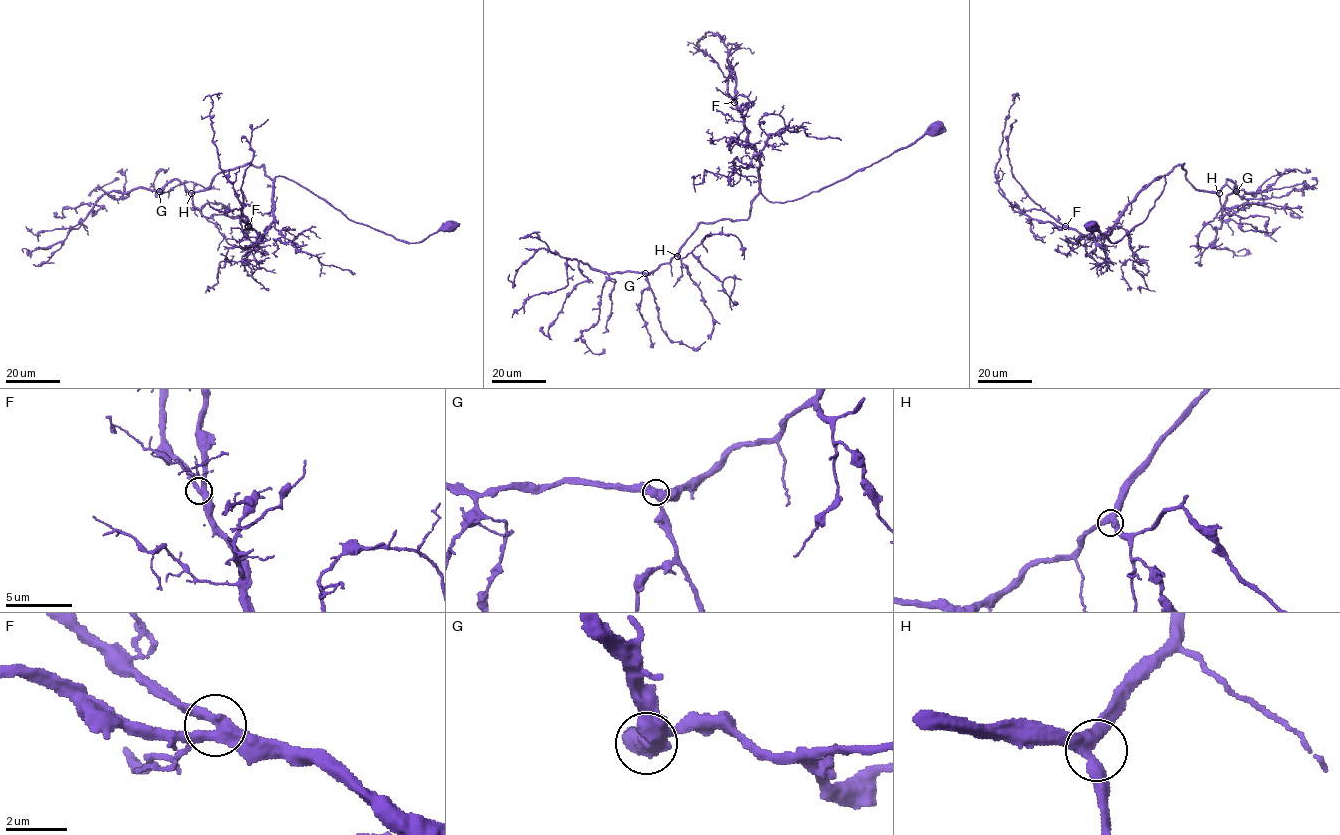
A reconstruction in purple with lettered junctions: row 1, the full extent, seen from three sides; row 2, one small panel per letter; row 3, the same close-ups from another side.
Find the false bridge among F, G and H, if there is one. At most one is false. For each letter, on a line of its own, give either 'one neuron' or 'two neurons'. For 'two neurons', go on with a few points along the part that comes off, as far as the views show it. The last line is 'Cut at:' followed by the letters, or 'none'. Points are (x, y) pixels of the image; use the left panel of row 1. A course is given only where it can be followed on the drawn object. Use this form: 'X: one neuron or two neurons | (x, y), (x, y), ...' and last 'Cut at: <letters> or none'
F: one neuron
G: one neuron
H: one neuron
Cut at: none

